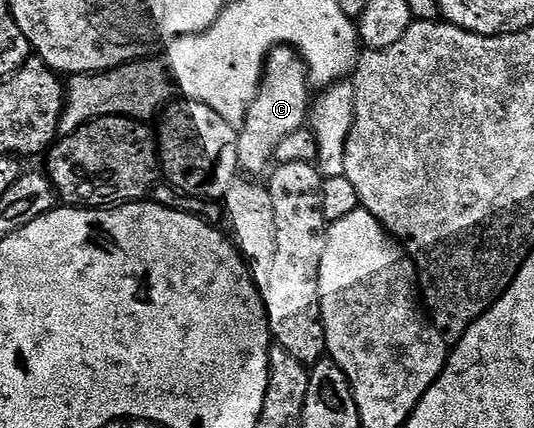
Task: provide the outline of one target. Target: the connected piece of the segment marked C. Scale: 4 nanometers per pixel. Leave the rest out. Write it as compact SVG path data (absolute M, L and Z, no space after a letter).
M275 46L263 67L259 95L255 97L255 103L249 108L247 119L242 122L239 130L239 165L246 173L247 170L251 173L248 175L266 175L276 161L275 153L277 148L281 148L285 136L293 136L293 132L308 125L308 111L313 101L313 90L311 92L310 89L309 71L303 57L295 51L294 46Z

